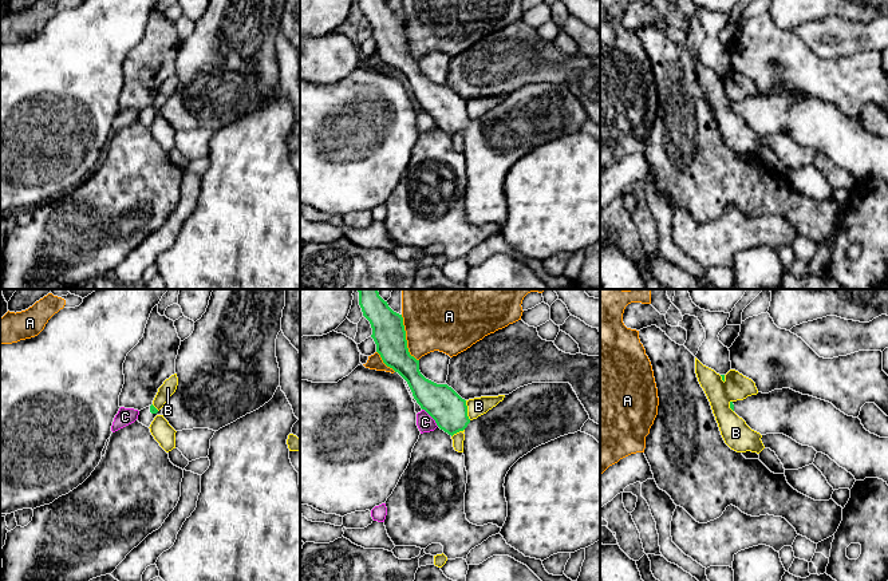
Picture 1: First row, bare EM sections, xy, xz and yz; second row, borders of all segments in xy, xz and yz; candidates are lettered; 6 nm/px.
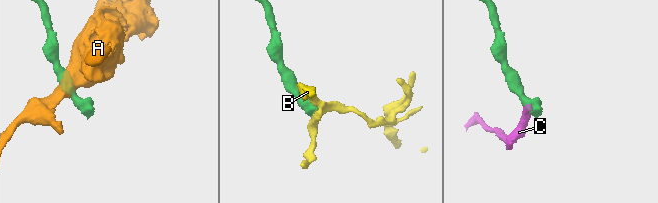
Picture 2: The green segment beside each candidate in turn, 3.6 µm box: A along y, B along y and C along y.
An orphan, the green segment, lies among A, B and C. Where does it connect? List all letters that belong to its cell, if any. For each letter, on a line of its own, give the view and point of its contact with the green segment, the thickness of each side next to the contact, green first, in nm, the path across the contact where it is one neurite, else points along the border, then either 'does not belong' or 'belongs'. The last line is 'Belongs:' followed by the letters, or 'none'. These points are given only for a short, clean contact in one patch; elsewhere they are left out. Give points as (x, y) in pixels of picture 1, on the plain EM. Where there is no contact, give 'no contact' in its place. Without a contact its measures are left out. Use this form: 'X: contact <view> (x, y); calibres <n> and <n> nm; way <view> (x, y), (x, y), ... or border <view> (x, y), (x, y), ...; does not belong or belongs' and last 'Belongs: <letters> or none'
A: contact xz (405, 39); calibres 200 and 320 nm; border xz (401, 15), (407, 51), (418, 60); does not belong
B: contact xz (466, 110); calibres 220 and 110 nm; border xz (465, 101), (470, 119); does not belong
C: contact xz (431, 117); calibres 220 and 100 nm; border xz (422, 109), (438, 126); does not belong
Belongs: none

